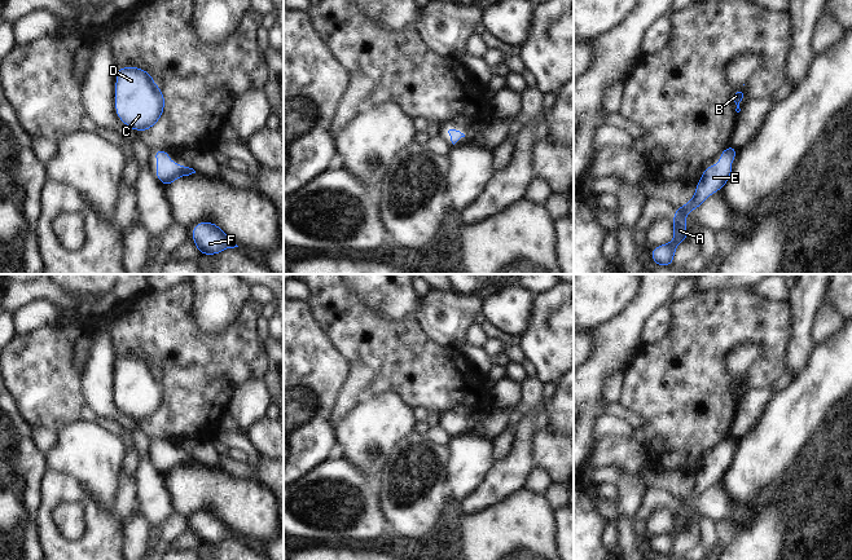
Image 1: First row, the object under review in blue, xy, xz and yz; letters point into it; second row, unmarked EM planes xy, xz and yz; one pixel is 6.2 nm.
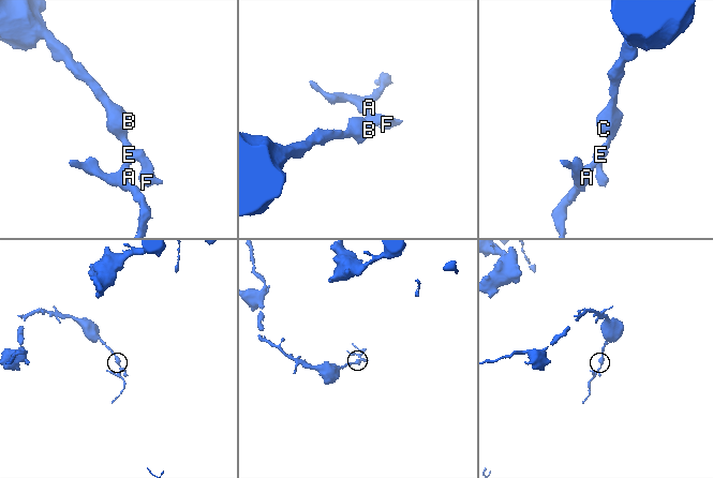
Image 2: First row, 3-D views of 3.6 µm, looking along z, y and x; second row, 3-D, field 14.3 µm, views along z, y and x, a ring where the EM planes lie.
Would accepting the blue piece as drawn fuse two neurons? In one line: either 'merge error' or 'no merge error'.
no merge error

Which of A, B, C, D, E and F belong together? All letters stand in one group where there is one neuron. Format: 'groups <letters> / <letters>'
groups A B C D E F

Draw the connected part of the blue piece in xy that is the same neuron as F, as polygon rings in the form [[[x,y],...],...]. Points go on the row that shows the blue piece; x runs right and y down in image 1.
[[[202,221],[192,230],[199,255],[218,255],[227,248],[238,247],[216,224]]]

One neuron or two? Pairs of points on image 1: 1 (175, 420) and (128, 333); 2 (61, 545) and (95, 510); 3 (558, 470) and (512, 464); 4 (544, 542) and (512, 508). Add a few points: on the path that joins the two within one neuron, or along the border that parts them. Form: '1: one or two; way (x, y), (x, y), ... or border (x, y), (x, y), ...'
1: one; way (175, 396), (175, 370), (153, 348)
2: one; way (75, 546), (80, 546), (95, 532), (95, 524)
3: two; border (531, 437), (531, 458), (535, 467)
4: one; way (536, 534), (519, 516)

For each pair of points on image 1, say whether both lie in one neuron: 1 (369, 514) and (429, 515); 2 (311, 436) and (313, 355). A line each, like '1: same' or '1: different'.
1: different
2: same

